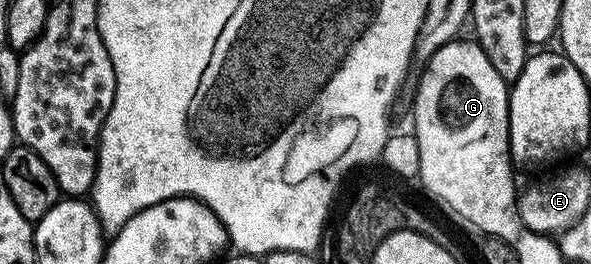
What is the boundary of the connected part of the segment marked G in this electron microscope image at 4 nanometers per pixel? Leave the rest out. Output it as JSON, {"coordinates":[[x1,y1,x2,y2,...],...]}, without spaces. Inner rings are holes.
{"coordinates":[[477,40,449,41,432,59,425,62,418,90,414,93,414,129,412,135,420,149,418,177,434,197,439,197,458,217,475,225,478,233,515,239,524,233,518,214,518,193,514,189,515,166,510,156,510,95,508,83,496,75,496,67,488,63,488,55]]}

